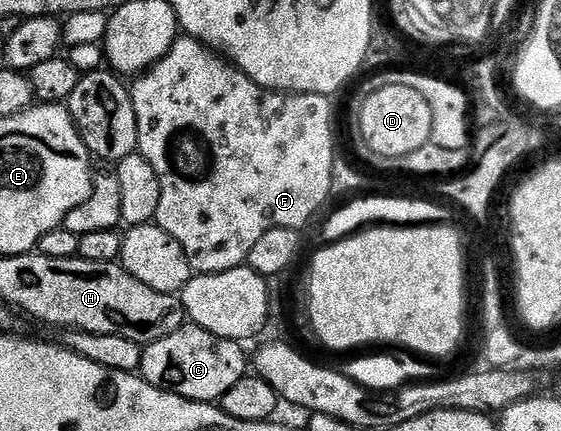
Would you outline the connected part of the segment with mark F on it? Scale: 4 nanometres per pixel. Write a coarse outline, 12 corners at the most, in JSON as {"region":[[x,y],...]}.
{"region":[[198,39],[130,84],[154,222],[244,266],[332,198],[328,96]]}

